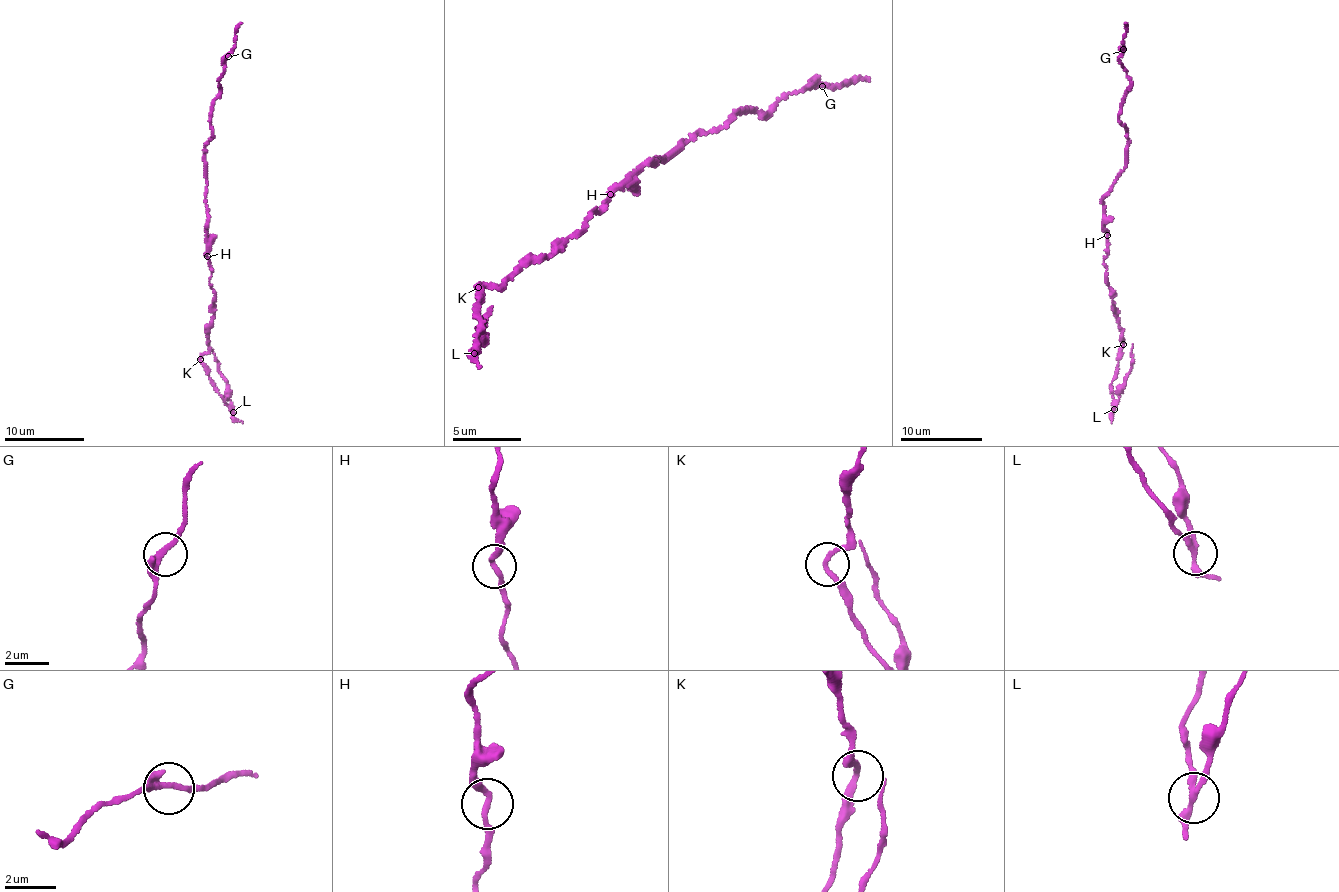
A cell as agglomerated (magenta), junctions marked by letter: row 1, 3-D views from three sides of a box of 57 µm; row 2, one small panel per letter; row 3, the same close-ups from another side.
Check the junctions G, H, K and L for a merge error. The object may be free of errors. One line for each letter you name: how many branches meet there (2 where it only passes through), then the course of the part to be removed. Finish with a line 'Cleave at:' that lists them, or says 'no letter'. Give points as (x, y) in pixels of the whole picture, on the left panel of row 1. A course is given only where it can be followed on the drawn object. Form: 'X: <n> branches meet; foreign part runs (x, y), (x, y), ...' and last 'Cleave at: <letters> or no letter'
L: 3 branches meet; foreign part runs (233, 412), (229, 389), (213, 349)
Cleave at: L

